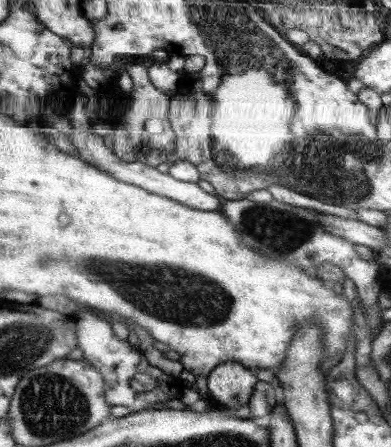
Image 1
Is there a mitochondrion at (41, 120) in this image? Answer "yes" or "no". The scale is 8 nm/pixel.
no

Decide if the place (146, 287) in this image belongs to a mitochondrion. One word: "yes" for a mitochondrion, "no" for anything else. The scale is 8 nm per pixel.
yes

